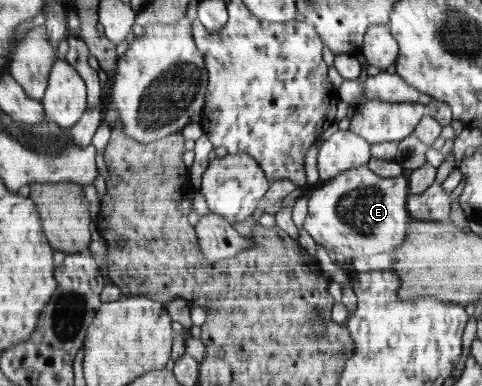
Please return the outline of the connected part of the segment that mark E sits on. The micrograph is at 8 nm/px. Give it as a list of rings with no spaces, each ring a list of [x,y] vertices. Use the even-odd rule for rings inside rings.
[[[372,165],[359,166],[348,171],[344,171],[340,177],[333,178],[327,182],[320,183],[319,189],[315,190],[308,198],[308,214],[304,223],[305,230],[313,237],[315,242],[321,243],[325,247],[326,251],[331,251],[336,254],[342,254],[343,258],[347,259],[348,263],[355,258],[361,256],[372,256],[373,254],[391,253],[394,249],[399,247],[399,244],[404,242],[405,235],[407,234],[408,223],[411,222],[411,217],[407,209],[407,201],[409,196],[409,182],[406,175],[396,178],[381,178],[375,173]]]

